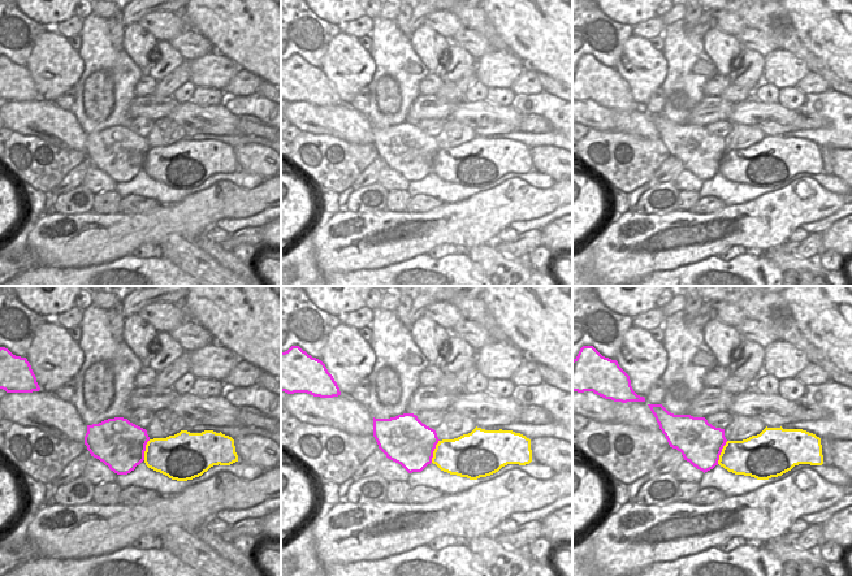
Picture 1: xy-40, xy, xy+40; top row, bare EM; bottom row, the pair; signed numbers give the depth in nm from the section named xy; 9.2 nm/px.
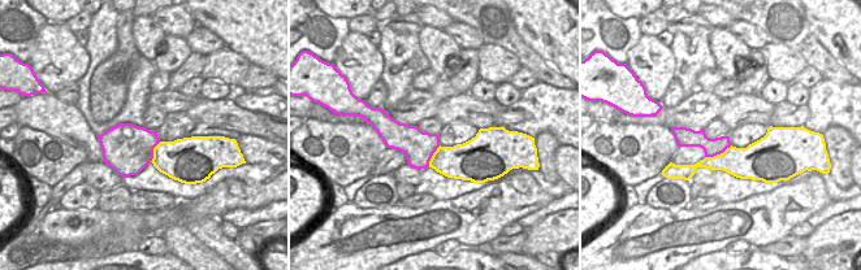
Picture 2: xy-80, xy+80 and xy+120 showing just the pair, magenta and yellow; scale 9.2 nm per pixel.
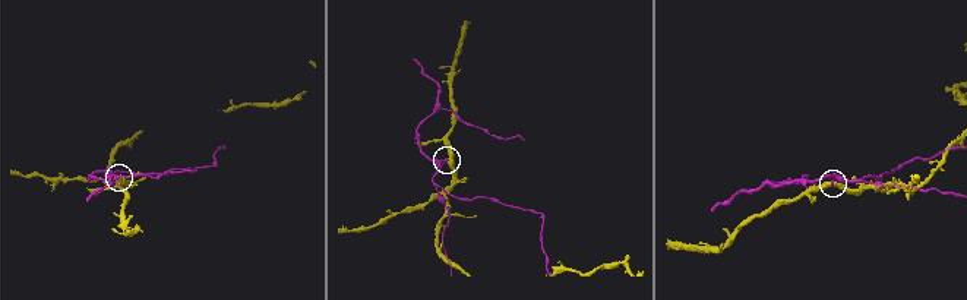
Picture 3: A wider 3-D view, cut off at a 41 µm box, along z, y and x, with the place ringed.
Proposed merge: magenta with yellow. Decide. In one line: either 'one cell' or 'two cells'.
two cells

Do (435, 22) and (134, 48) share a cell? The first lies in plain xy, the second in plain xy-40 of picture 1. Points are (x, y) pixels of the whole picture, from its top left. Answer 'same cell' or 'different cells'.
different cells

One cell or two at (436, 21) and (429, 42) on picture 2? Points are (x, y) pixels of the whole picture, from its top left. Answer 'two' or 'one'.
two

